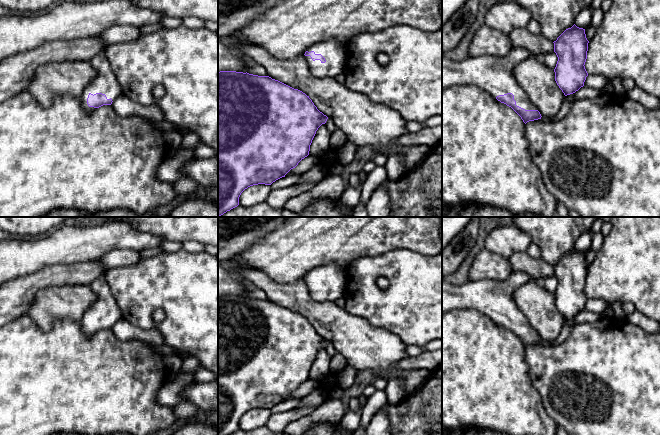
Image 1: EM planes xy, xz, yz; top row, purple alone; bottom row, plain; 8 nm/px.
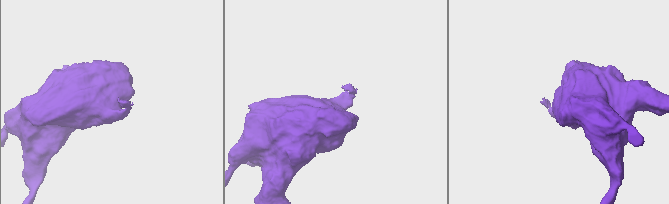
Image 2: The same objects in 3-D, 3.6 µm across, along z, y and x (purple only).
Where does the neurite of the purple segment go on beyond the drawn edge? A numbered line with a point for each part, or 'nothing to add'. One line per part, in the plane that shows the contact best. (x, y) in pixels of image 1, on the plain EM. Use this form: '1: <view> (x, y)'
1: yz (494, 299)

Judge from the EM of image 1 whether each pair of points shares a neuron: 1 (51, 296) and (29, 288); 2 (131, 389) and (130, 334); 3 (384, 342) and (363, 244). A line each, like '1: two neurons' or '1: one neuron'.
1: two neurons
2: two neurons
3: two neurons

